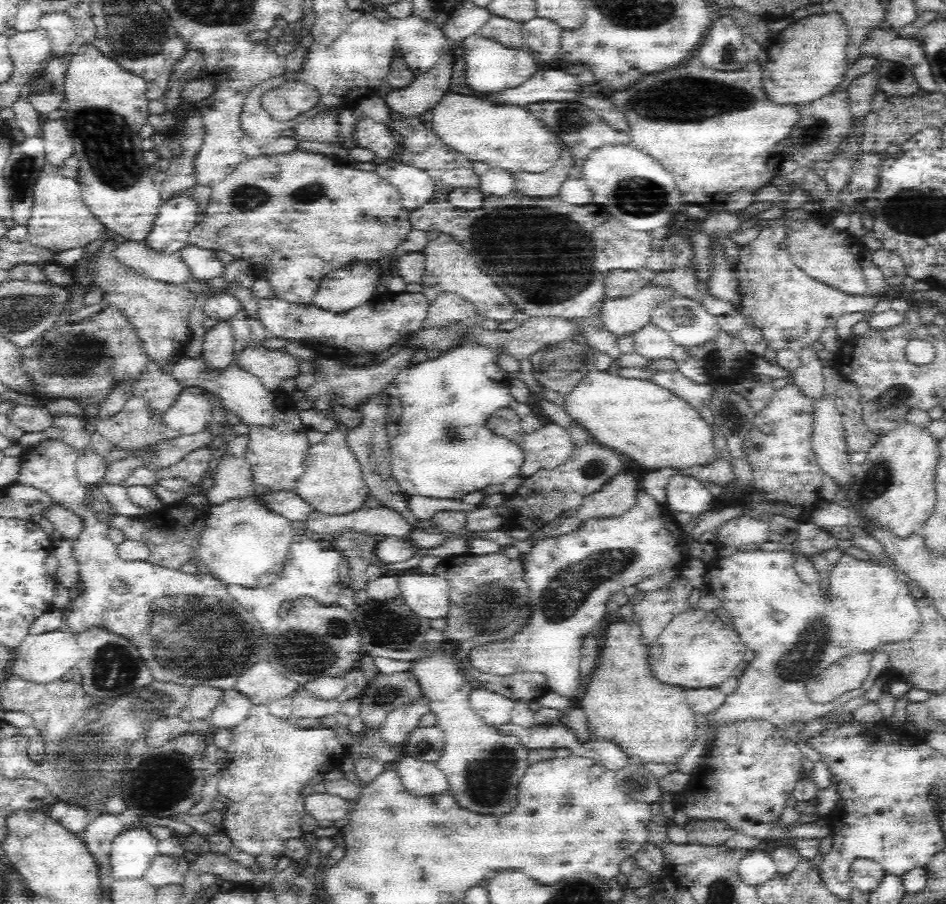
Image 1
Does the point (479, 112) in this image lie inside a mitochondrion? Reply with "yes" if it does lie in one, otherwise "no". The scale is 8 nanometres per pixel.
no

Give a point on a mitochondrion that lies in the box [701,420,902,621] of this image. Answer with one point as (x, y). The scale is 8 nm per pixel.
(878, 477)

